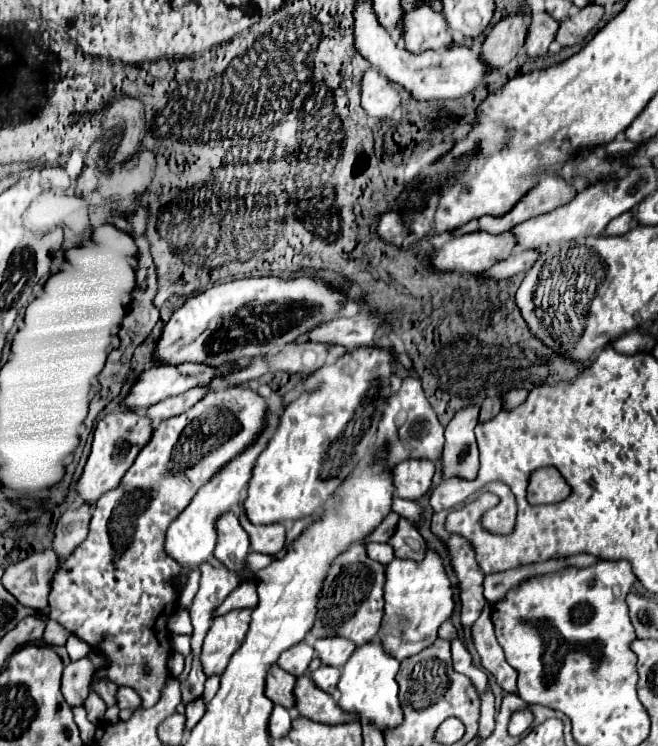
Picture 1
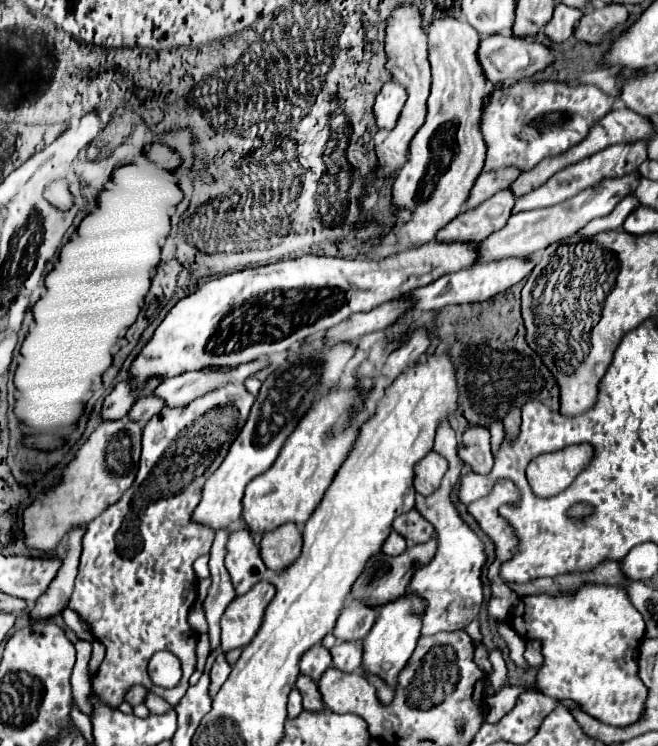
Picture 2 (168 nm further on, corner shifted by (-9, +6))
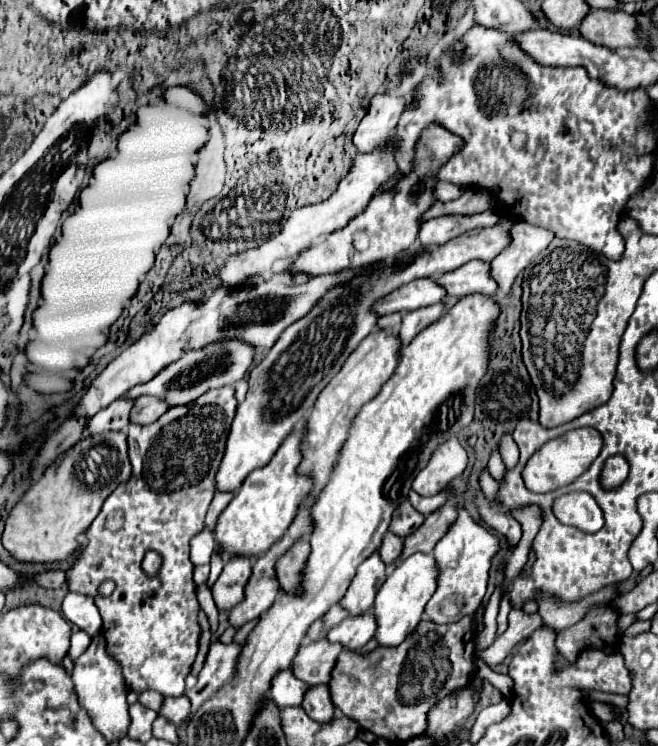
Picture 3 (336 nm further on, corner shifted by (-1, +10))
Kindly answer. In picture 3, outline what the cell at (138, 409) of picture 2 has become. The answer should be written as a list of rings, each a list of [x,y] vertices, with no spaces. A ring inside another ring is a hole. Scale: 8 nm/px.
[[[117,399],[113,405],[105,407],[97,417],[91,417],[87,421],[87,435],[103,433],[103,431],[125,431],[129,427],[129,413],[131,413],[133,401]]]

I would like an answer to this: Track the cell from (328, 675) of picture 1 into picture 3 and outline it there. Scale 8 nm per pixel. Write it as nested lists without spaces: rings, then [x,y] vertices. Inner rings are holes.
[[[373,613],[351,615],[341,621],[335,629],[329,631],[327,639],[331,643],[341,643],[345,649],[361,649],[377,631],[377,621],[373,621]]]

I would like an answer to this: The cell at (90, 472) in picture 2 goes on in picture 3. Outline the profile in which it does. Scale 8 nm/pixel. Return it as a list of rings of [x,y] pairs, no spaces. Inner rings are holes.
[[[107,431],[83,437],[59,457],[13,507],[1,537],[3,547],[13,559],[23,563],[55,563],[69,559],[81,547],[77,537],[85,535],[85,529],[95,521],[105,499],[129,475],[131,463],[125,433]]]

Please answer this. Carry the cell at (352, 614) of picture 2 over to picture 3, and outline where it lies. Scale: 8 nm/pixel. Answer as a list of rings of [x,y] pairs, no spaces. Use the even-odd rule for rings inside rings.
[[[379,551],[369,555],[359,567],[357,573],[341,601],[341,605],[349,611],[349,615],[367,613],[373,607],[377,589],[383,585],[387,577],[387,565],[381,561]]]

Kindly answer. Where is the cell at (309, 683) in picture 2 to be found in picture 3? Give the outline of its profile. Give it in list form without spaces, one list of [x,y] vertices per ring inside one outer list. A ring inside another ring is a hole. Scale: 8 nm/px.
[[[329,685],[311,687],[303,699],[305,713],[317,723],[329,723],[335,717],[335,705],[331,701]]]

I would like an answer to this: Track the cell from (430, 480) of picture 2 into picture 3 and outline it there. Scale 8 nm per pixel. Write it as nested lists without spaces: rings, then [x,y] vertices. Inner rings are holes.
[[[449,439],[447,443],[439,445],[427,467],[415,477],[413,489],[419,495],[437,495],[465,471],[467,461],[467,451],[459,443],[459,439]]]

